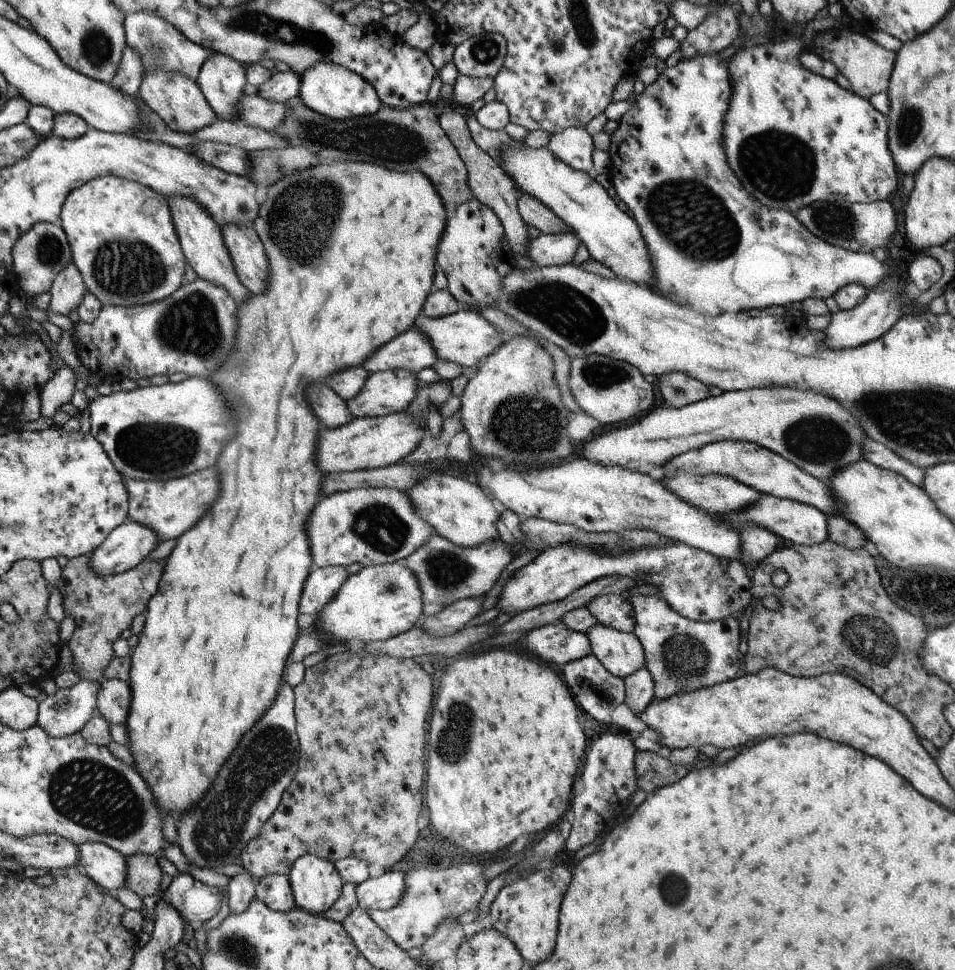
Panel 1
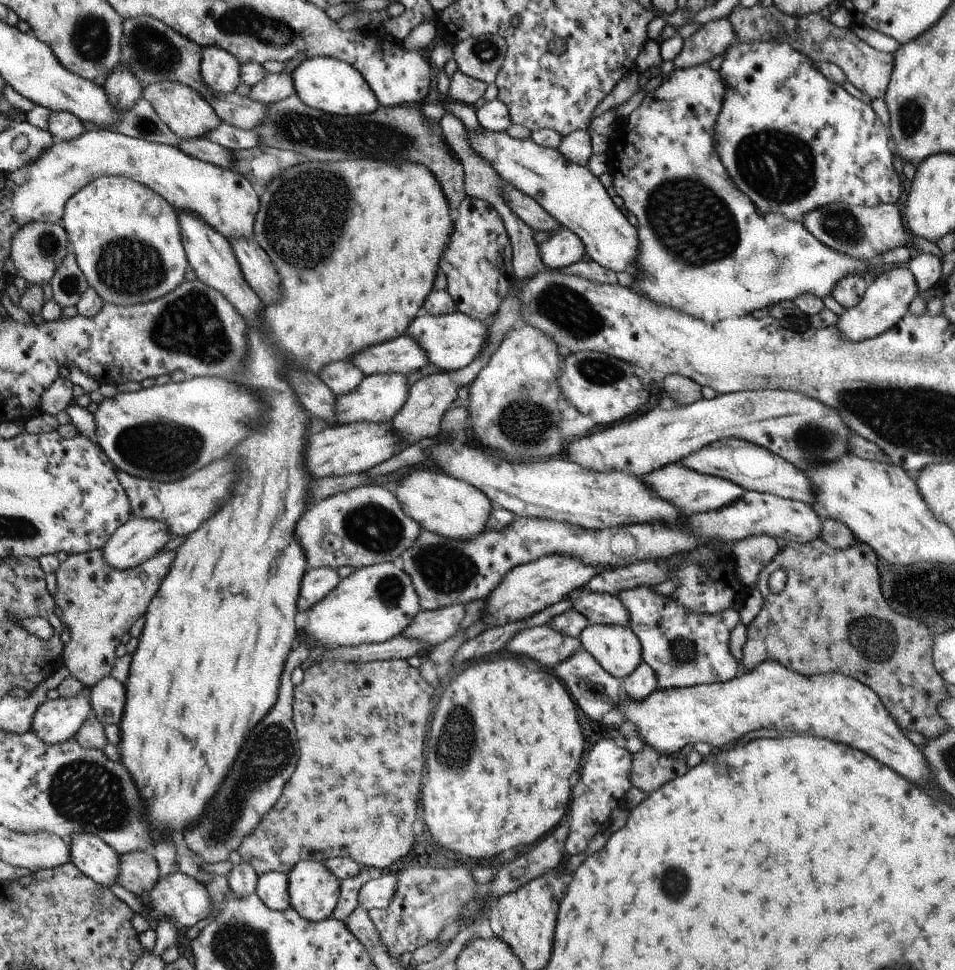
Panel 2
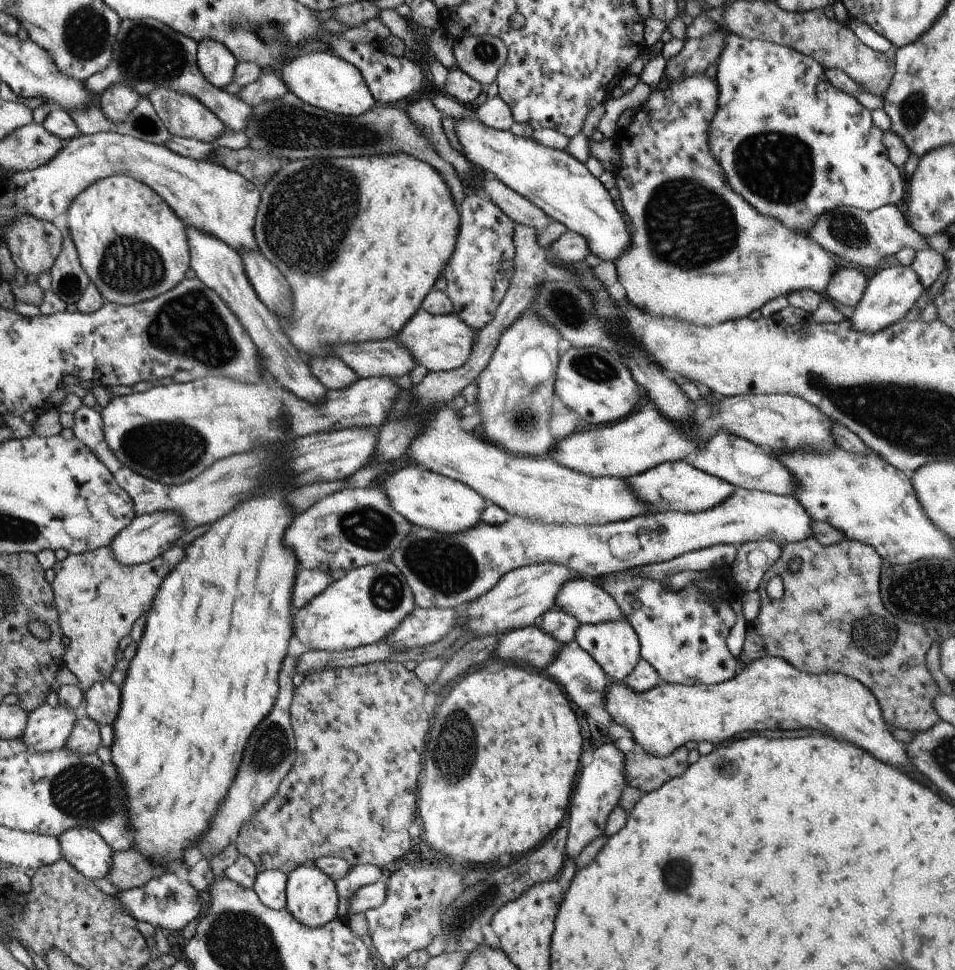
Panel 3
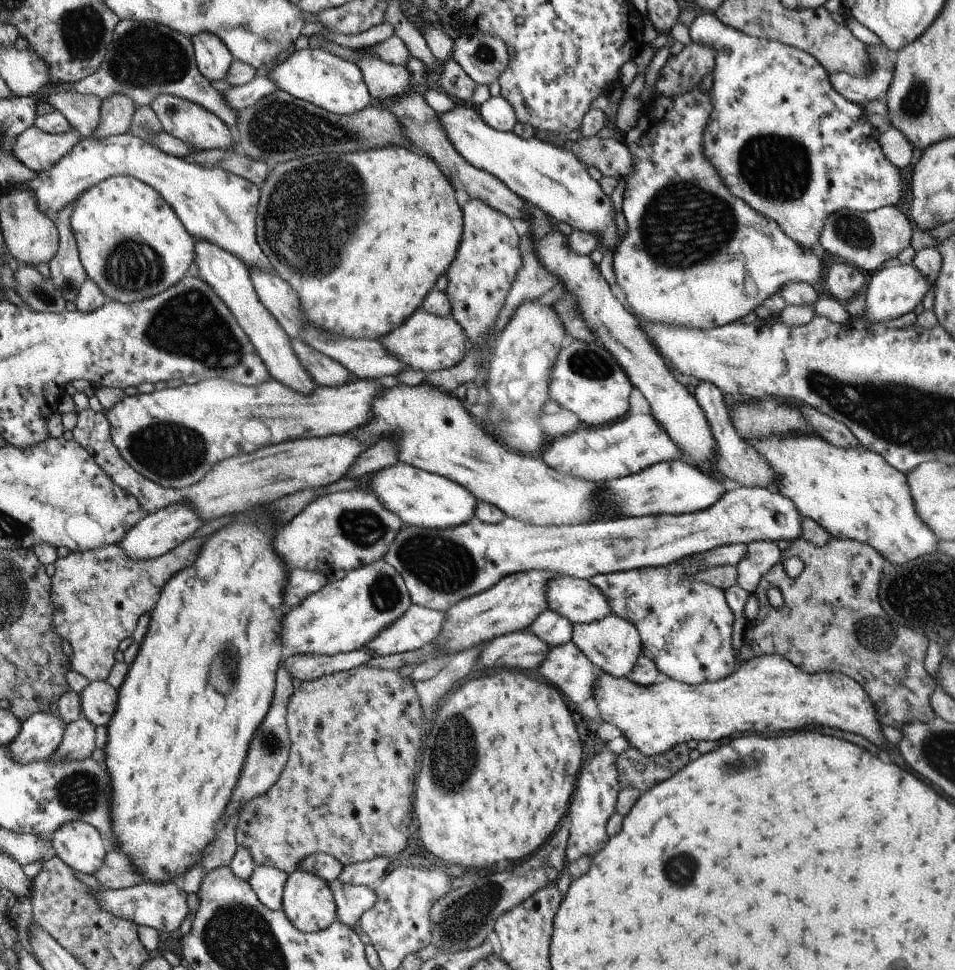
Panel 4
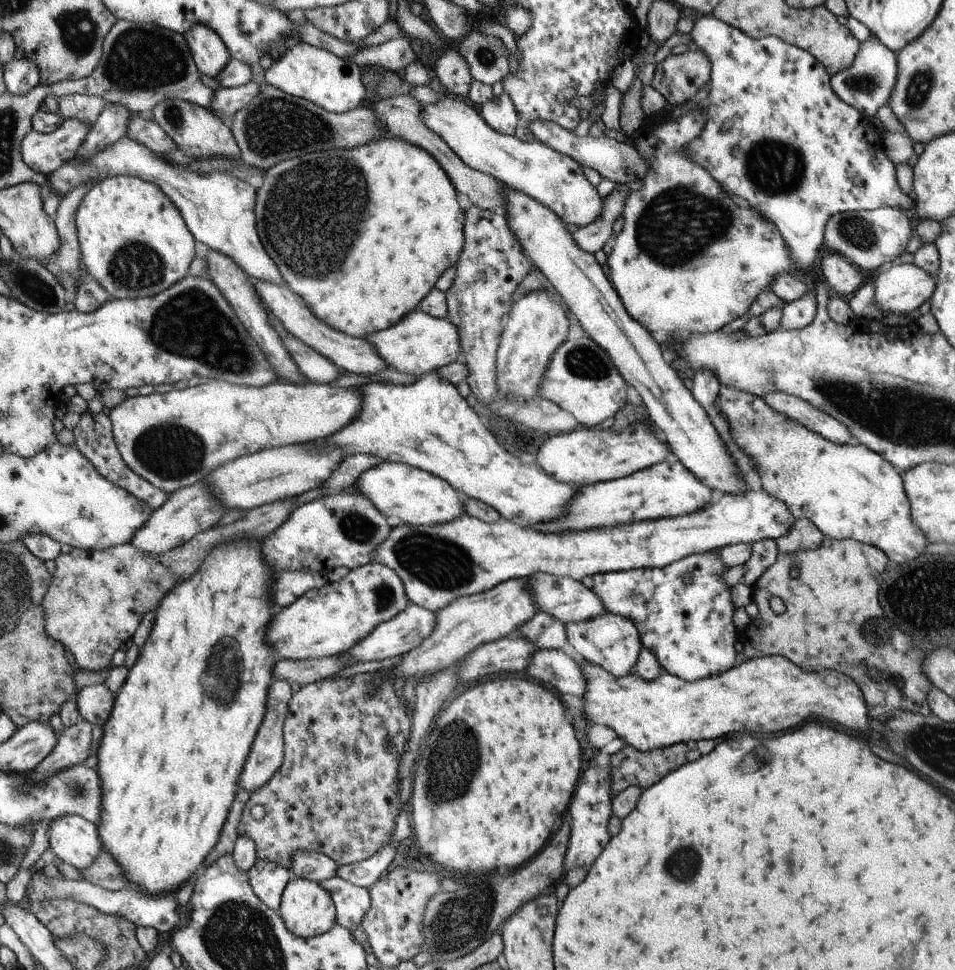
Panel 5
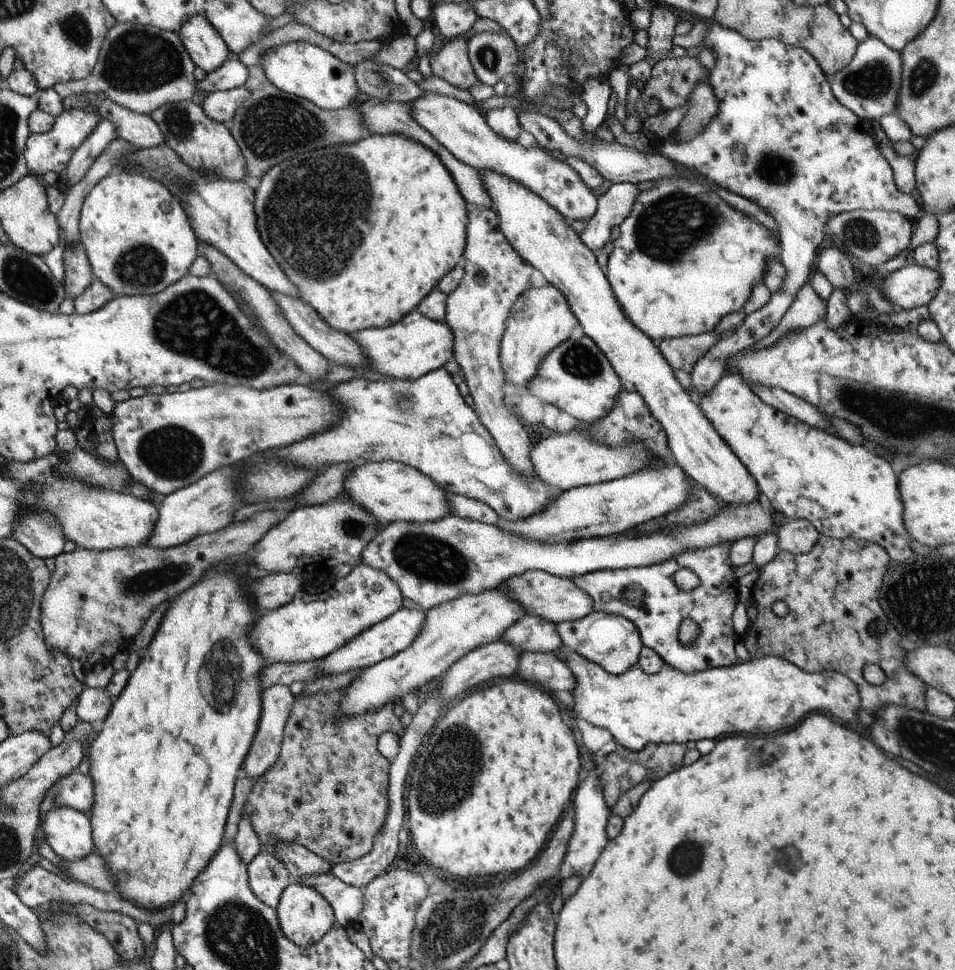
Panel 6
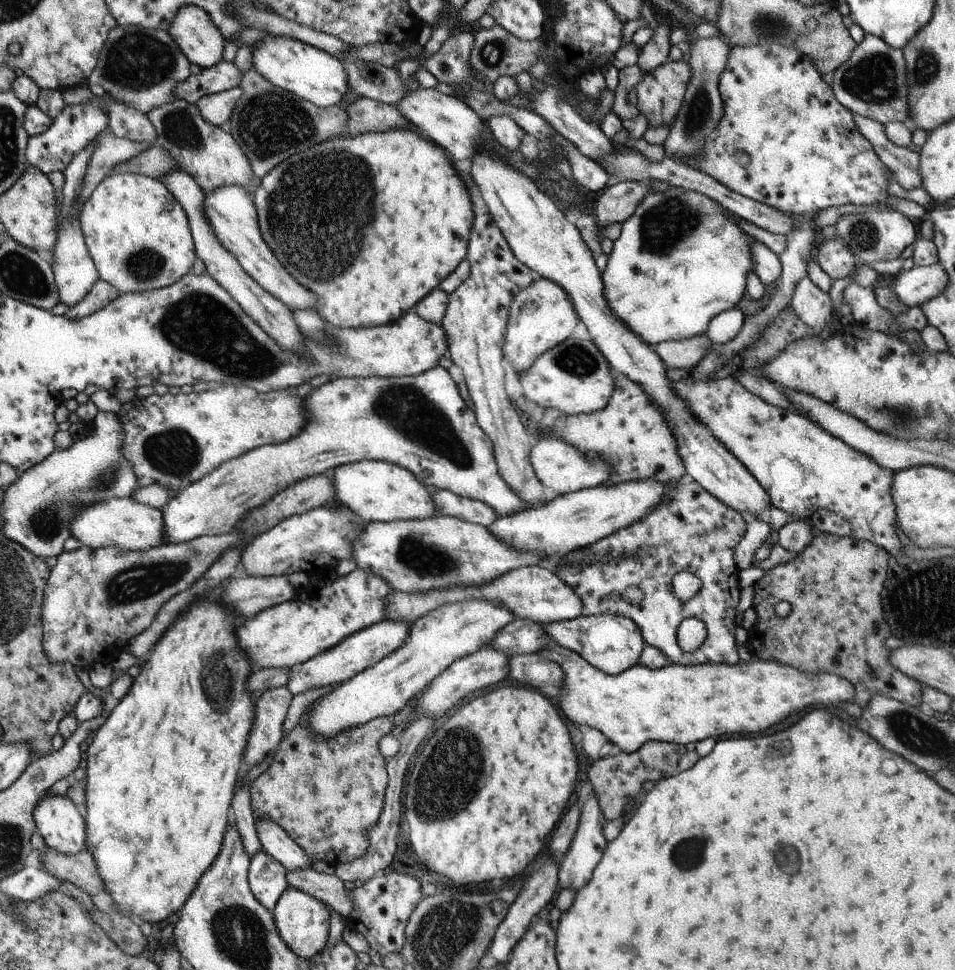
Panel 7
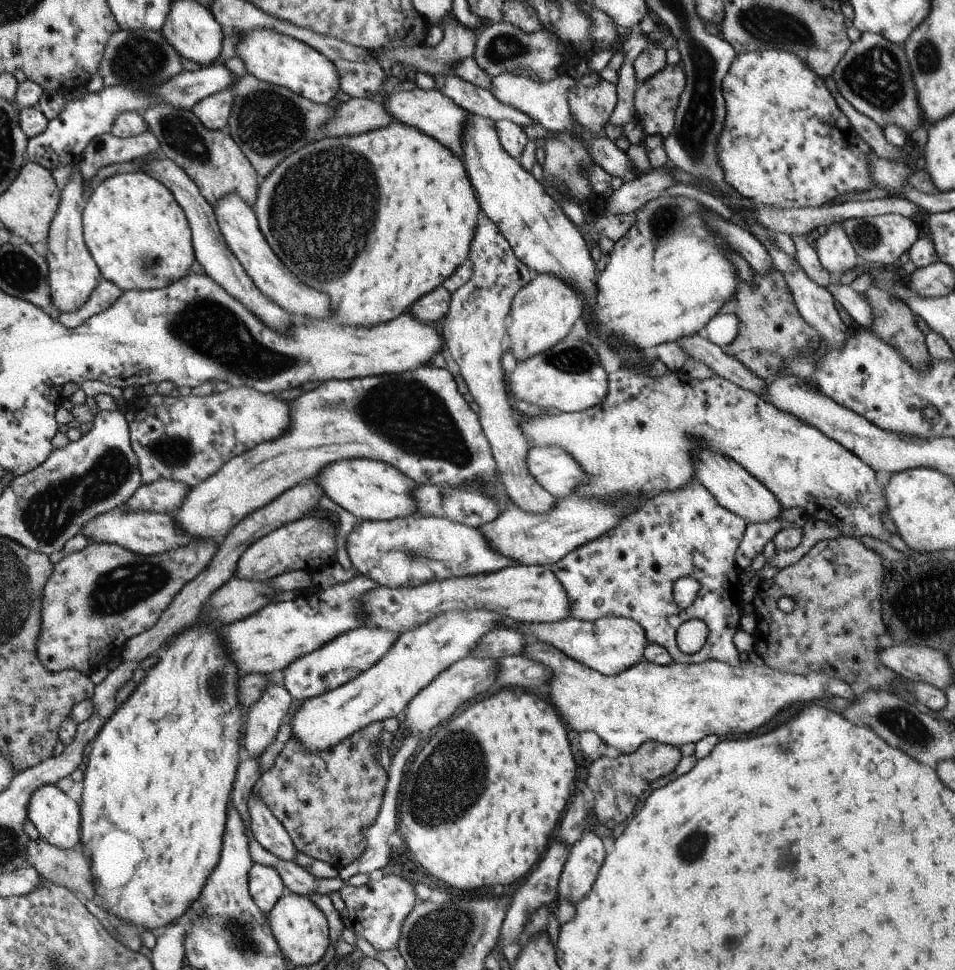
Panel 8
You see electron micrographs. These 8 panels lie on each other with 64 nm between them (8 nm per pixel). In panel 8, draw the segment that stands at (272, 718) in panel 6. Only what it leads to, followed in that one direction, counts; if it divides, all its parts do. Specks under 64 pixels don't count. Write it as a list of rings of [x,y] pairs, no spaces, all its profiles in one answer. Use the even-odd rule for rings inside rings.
[[[270,682],[260,698],[246,709],[242,749],[250,758],[260,758],[278,736],[280,725],[293,700],[285,686]]]

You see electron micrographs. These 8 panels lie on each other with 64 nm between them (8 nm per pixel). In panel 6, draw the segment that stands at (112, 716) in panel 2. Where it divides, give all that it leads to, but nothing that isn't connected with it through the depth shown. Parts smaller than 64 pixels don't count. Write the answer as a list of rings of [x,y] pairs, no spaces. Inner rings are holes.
[[[84,686],[84,690],[77,698],[74,707],[80,721],[98,727],[106,720],[113,702],[105,688]]]

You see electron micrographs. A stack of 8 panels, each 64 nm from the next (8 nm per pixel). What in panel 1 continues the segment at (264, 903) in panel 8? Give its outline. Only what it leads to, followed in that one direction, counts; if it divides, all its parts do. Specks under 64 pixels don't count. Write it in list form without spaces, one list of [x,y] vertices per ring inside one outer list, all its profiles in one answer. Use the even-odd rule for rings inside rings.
[[[272,874],[262,877],[255,886],[255,894],[260,901],[267,903],[275,911],[288,912],[297,907],[288,875]]]

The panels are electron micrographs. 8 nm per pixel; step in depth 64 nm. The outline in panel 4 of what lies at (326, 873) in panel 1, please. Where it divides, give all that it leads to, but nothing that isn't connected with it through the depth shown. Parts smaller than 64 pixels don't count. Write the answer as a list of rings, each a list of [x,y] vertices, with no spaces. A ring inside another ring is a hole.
[[[301,869],[296,870],[288,878],[286,891],[283,894],[283,912],[304,933],[316,933],[328,929],[328,926],[338,920],[335,894],[328,882],[319,875]]]

